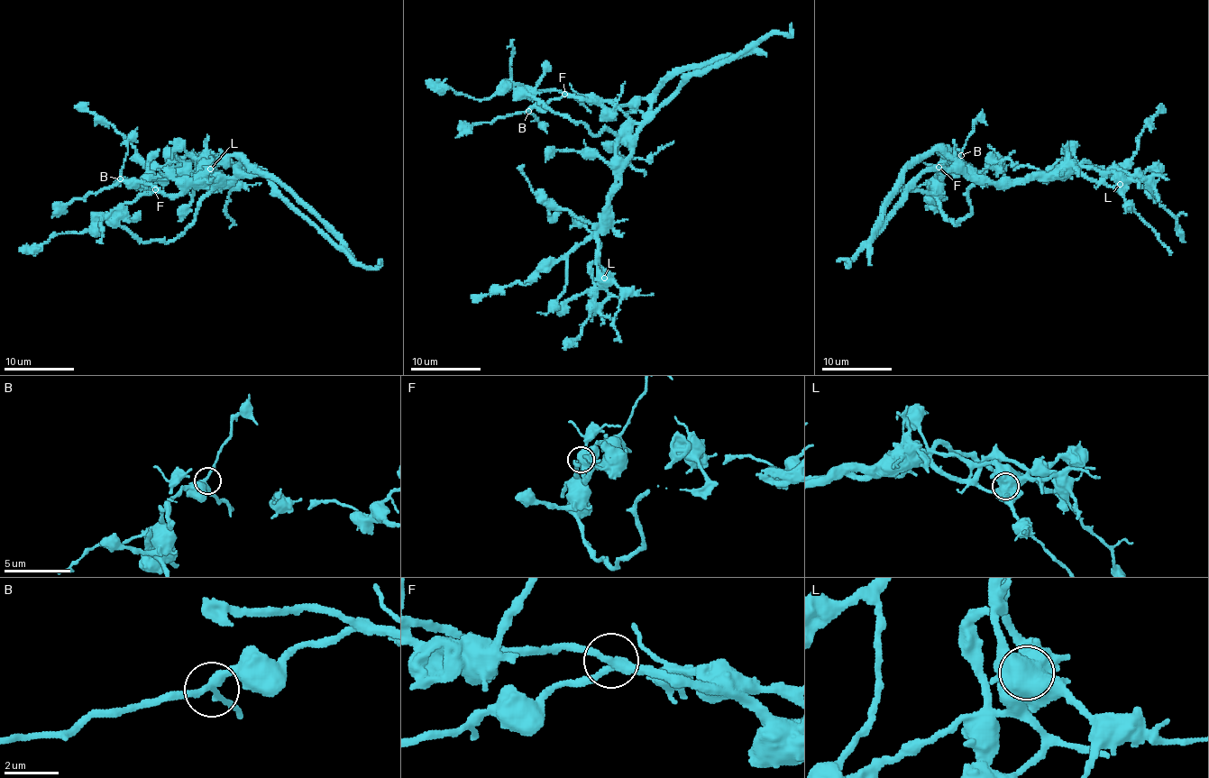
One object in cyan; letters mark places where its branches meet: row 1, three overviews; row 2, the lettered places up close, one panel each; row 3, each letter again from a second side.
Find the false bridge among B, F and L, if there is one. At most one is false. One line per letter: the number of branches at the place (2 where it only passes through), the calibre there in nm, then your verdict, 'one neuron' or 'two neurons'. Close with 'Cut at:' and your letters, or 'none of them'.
B: branches 3; calibre 280 nm; one neuron
F: branches 3; calibre 320 nm; one neuron
L: branches 3; calibre 650 nm; two neurons
Cut at: L

